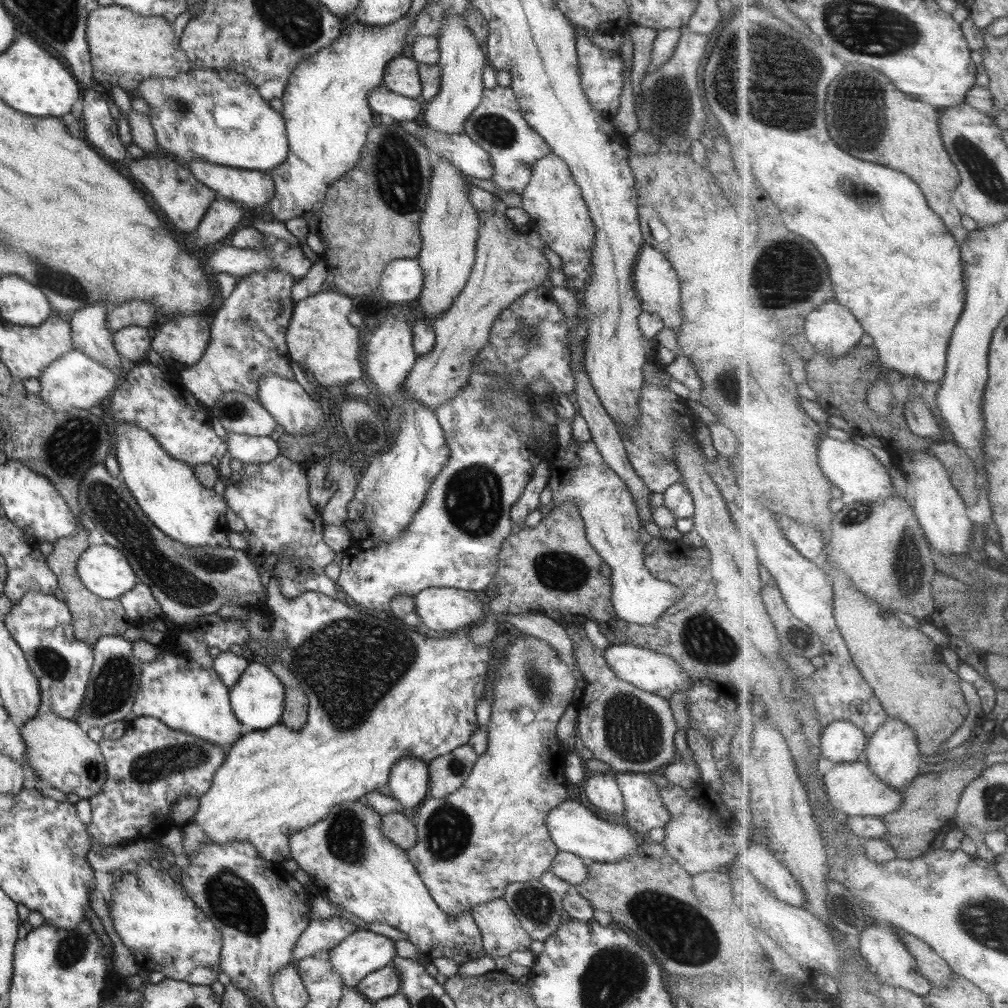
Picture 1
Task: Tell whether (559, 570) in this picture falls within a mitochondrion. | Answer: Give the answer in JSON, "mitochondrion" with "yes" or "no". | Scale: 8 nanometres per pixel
{"mitochondrion":"yes"}

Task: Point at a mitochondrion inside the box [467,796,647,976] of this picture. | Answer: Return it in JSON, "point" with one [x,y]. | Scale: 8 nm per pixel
{"point":[538,906]}

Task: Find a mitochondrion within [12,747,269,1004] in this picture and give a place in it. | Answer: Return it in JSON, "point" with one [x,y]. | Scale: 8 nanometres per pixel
{"point":[71,949]}

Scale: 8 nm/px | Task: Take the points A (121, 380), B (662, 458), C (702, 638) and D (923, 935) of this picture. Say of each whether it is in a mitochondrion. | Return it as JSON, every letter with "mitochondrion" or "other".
{"A":"other","B":"mitochondrion","C":"mitochondrion","D":"other"}

